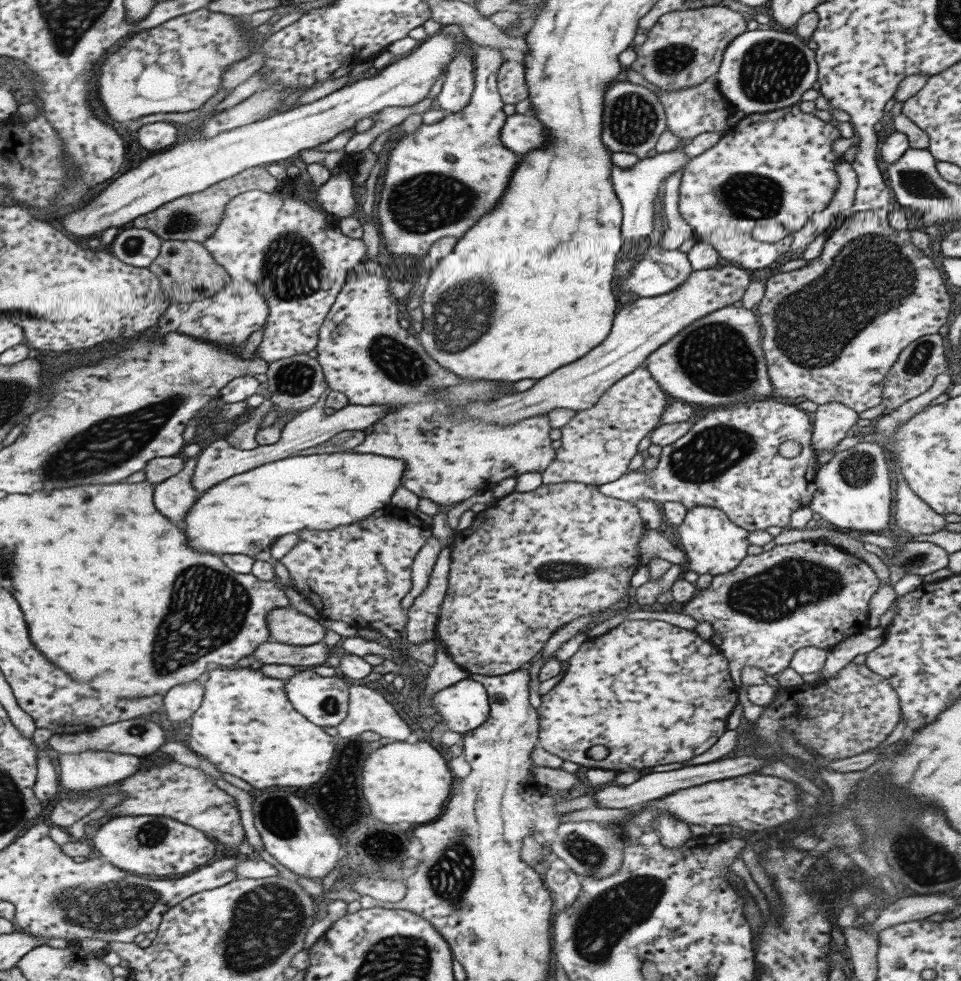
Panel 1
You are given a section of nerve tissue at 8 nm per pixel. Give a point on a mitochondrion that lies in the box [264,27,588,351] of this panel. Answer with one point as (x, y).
(426, 201)

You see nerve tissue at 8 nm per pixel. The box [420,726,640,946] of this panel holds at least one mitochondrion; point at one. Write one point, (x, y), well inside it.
(448, 886)

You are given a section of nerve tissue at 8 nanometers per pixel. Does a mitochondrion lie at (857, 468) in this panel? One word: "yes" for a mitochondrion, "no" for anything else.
yes

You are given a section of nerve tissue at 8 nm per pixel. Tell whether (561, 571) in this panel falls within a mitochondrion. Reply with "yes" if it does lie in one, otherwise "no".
yes

